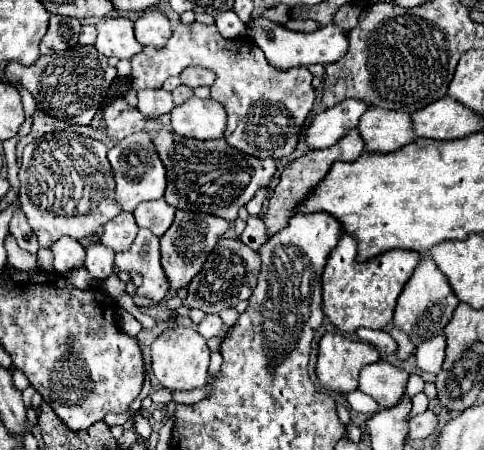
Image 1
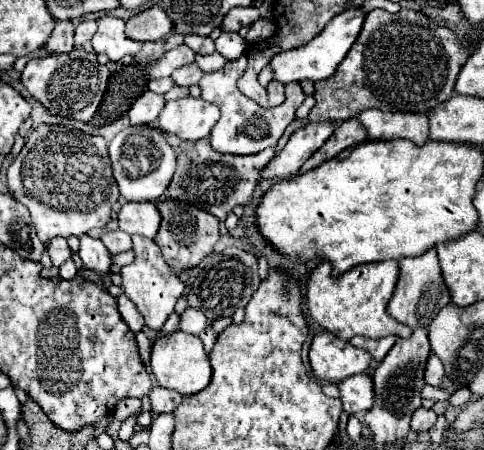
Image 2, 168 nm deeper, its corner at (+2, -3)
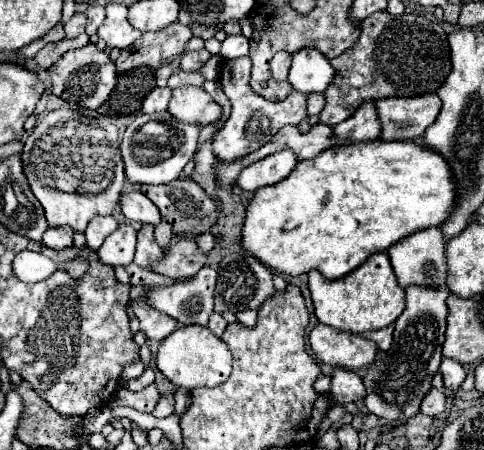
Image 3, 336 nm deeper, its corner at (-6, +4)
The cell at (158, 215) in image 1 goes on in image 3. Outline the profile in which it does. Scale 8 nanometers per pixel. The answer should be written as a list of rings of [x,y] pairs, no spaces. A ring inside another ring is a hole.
[[[140,190],[124,192],[120,198],[120,208],[122,208],[122,214],[132,222],[142,222],[152,226],[160,222],[160,212],[156,204],[148,196],[144,196]]]

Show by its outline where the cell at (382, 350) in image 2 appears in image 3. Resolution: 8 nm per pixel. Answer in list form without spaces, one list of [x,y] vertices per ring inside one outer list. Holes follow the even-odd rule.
[[[386,326],[382,330],[372,330],[372,332],[364,332],[362,336],[364,338],[370,338],[378,344],[380,350],[388,350],[390,344],[392,344],[392,332],[394,332],[394,326]]]

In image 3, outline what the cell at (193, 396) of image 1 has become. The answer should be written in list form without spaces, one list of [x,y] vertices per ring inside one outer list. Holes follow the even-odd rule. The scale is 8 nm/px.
[[[162,394],[158,406],[154,408],[154,416],[162,418],[162,416],[170,416],[174,412],[174,394]]]

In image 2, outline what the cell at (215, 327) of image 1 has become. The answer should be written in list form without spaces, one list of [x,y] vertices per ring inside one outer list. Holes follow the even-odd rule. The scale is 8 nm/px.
[[[186,309],[182,315],[180,315],[180,331],[186,331],[186,333],[192,333],[192,335],[200,335],[204,331],[204,327],[208,327],[208,319],[196,311],[196,309]]]

